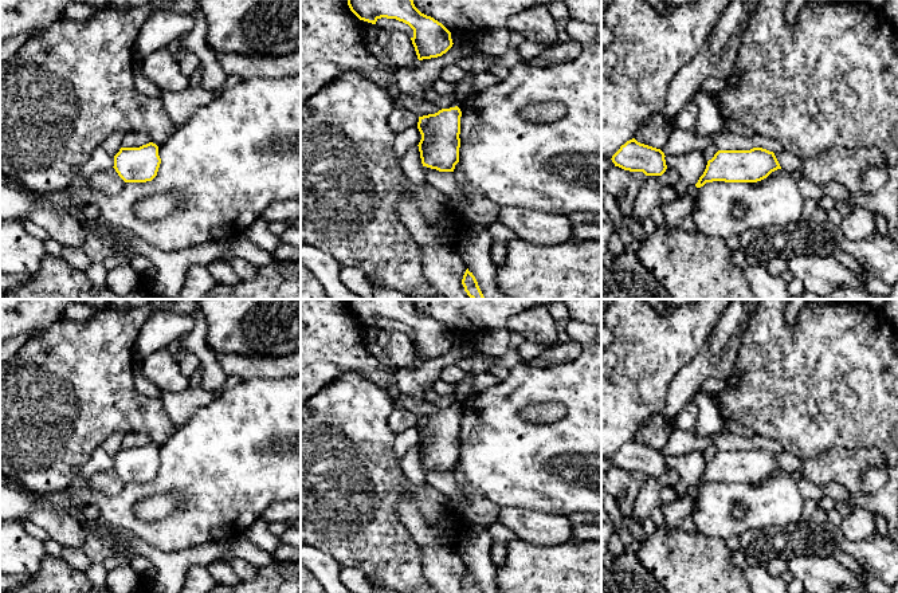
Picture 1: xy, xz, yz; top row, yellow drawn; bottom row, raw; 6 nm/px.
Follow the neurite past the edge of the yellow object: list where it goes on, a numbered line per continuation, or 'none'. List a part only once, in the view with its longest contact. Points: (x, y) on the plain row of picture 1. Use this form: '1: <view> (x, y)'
none

